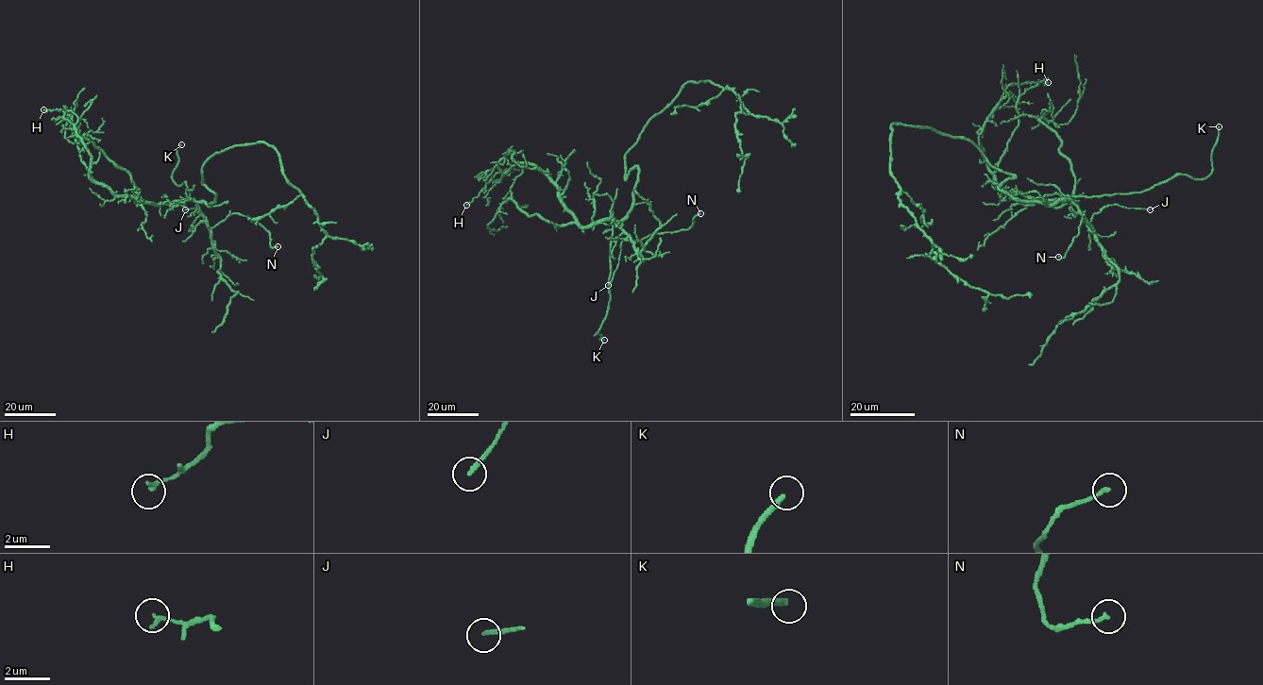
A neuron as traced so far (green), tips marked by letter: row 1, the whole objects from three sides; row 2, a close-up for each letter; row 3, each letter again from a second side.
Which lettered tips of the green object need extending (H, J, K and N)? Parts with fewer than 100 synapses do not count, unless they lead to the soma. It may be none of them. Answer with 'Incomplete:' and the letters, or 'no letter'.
Incomplete: K

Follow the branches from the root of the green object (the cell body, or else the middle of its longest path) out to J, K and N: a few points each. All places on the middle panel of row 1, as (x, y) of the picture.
J: (625, 174), (626, 177), (638, 167), (633, 204), (620, 225), (628, 238), (621, 242), (618, 264), (608, 285)
K: (625, 174), (626, 177), (638, 167), (631, 211), (613, 224), (611, 300), (595, 335), (604, 340)
N: (625, 174), (626, 177), (638, 167), (633, 204), (620, 225), (632, 241), (688, 229), (700, 213)

